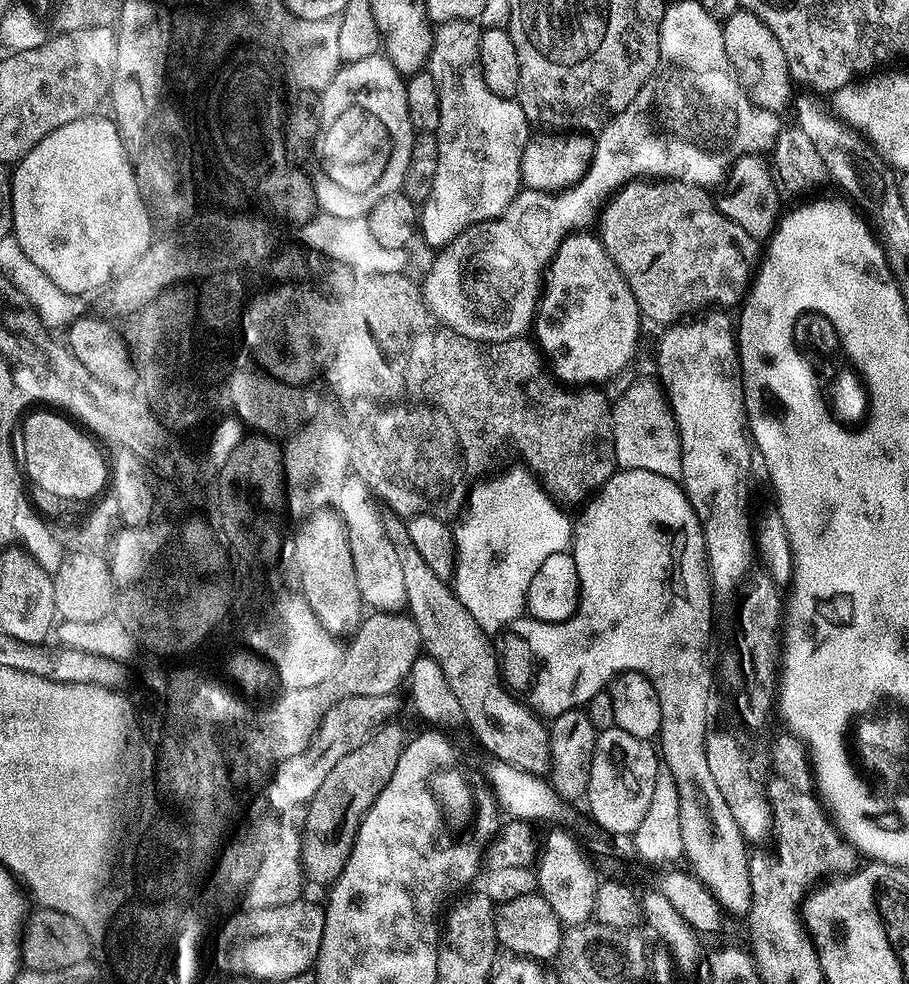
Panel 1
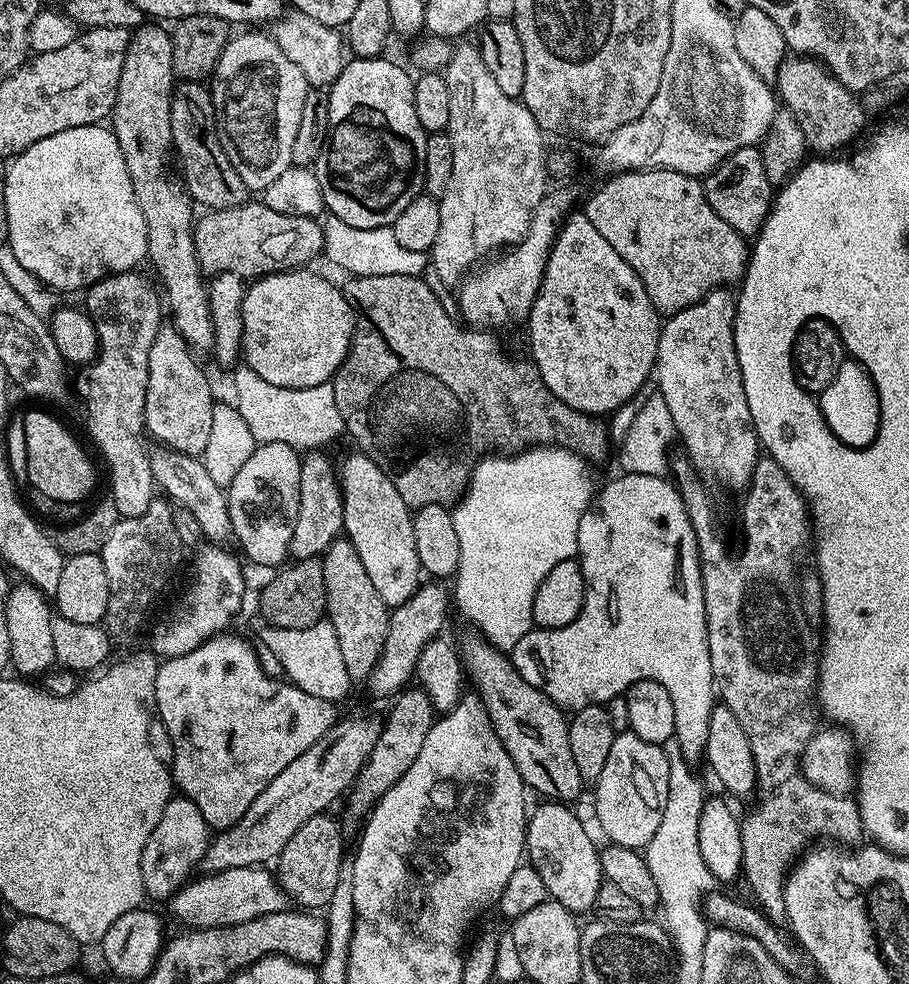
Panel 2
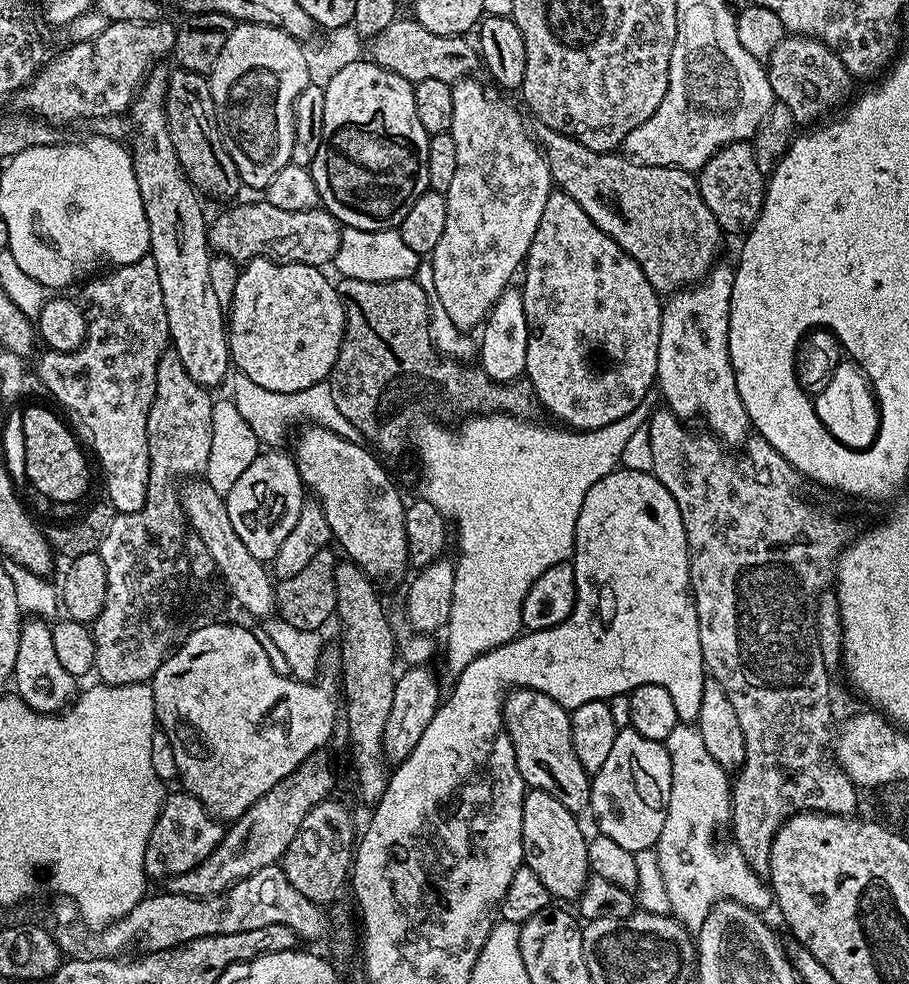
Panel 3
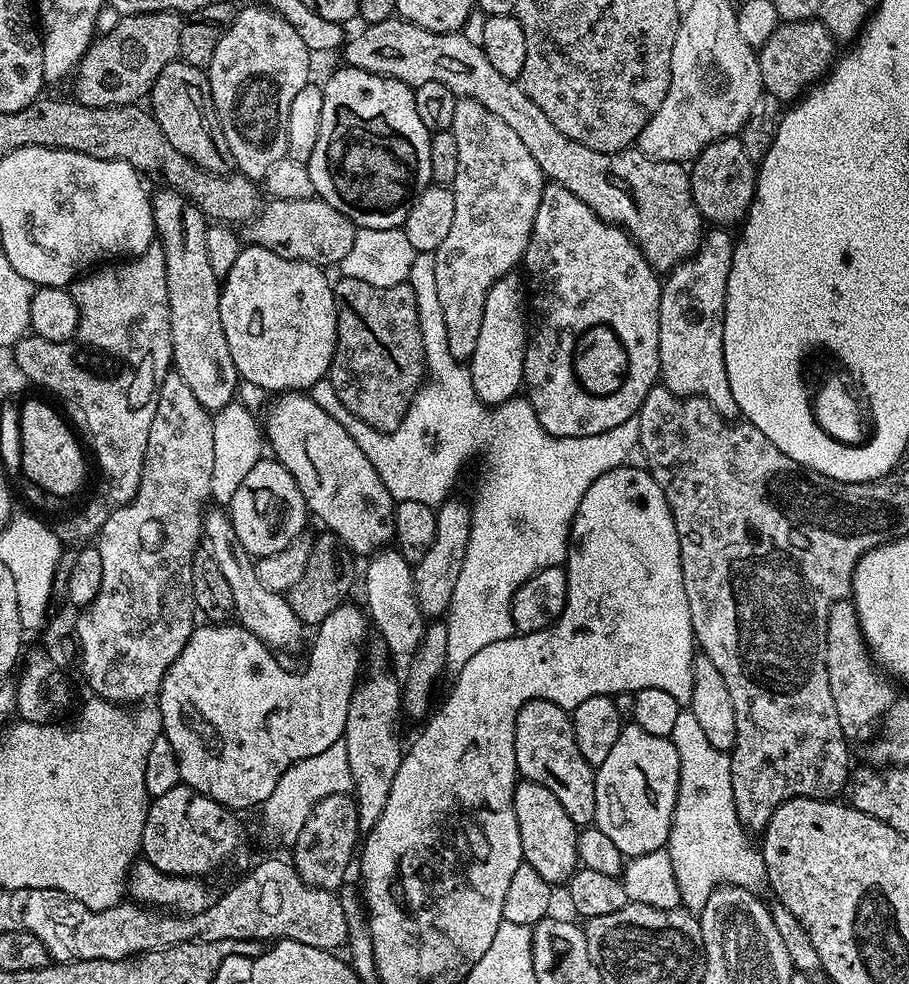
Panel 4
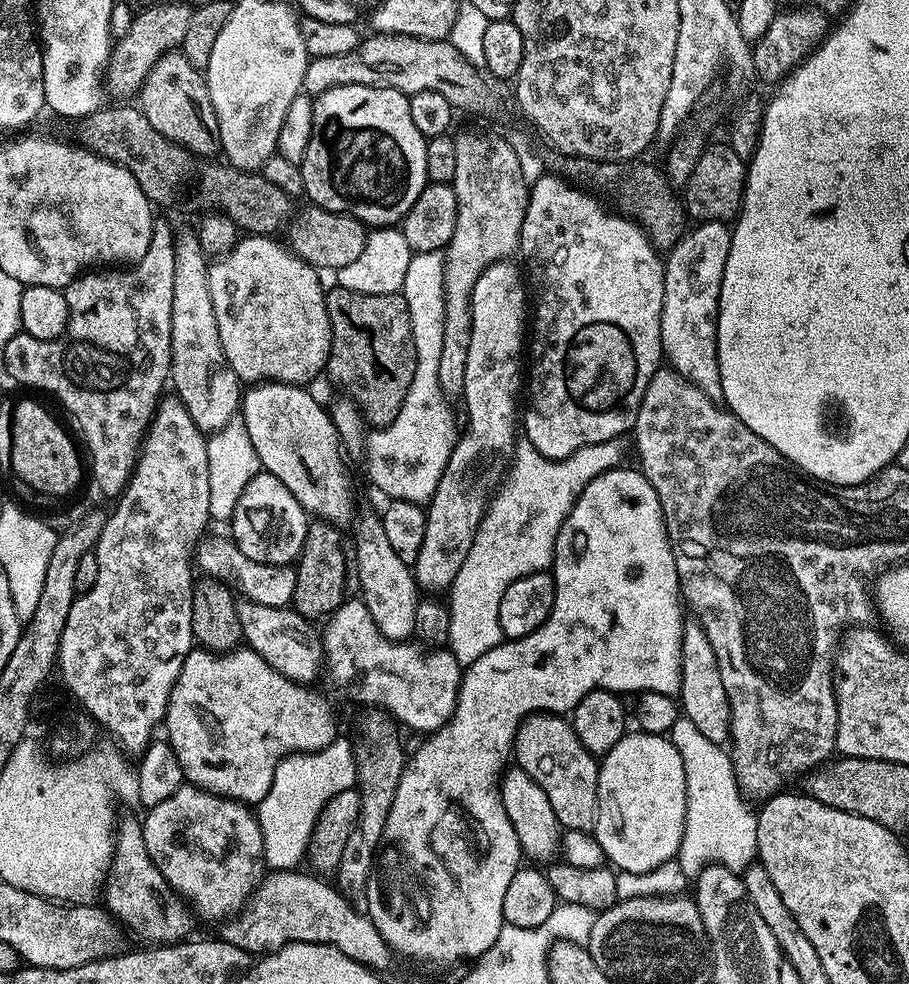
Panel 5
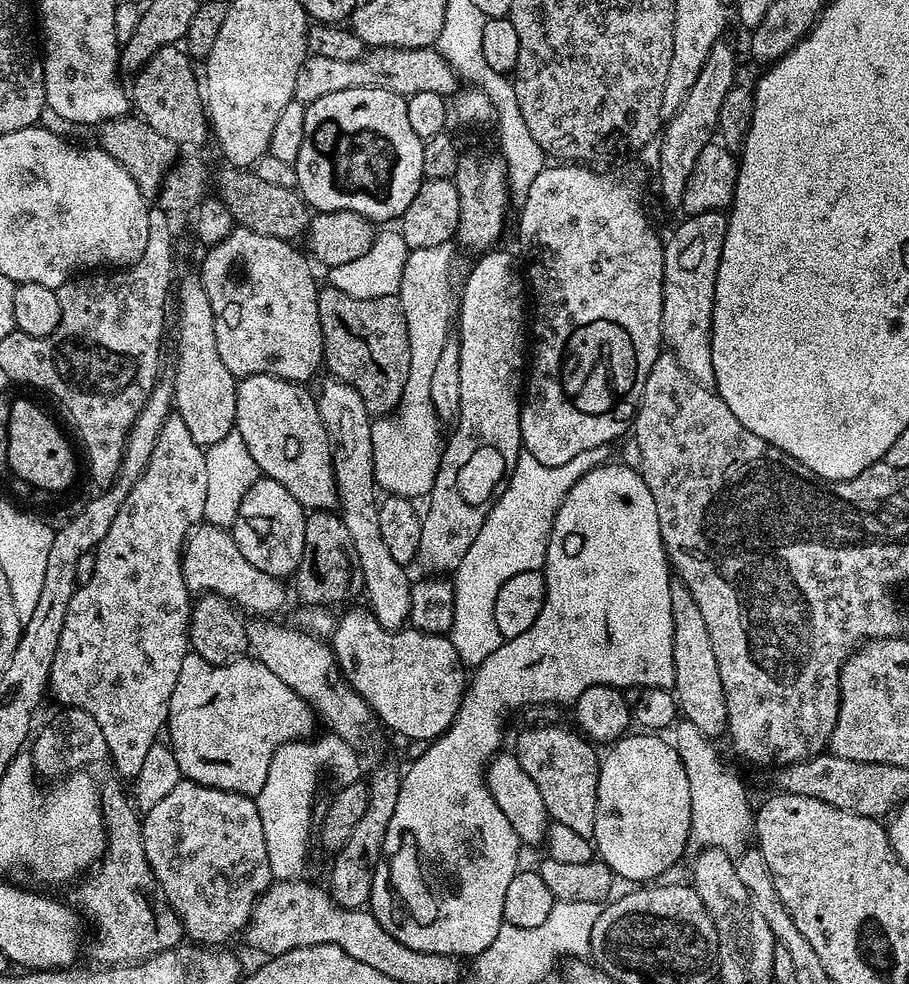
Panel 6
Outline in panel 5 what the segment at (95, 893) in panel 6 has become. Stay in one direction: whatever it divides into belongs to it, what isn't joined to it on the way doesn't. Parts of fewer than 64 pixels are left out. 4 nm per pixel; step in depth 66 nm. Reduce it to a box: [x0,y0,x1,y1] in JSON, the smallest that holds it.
[106,819,193,942]

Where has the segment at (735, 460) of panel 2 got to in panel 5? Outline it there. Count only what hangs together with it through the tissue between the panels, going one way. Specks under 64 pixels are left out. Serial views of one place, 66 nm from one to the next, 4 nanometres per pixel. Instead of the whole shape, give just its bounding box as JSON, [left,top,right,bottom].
[660,220,732,401]

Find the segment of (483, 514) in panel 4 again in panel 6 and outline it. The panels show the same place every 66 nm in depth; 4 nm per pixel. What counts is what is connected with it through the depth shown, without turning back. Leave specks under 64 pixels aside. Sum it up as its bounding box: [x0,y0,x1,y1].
[372,244,609,666]

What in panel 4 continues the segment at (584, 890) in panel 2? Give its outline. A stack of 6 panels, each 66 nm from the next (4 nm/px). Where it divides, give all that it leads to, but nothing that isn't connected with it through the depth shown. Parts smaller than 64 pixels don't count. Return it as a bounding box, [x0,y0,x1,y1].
[512,780,578,885]

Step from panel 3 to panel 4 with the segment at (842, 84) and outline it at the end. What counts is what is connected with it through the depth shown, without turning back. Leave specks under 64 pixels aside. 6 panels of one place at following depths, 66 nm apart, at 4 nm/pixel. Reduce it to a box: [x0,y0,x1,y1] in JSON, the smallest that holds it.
[756,20,837,102]

